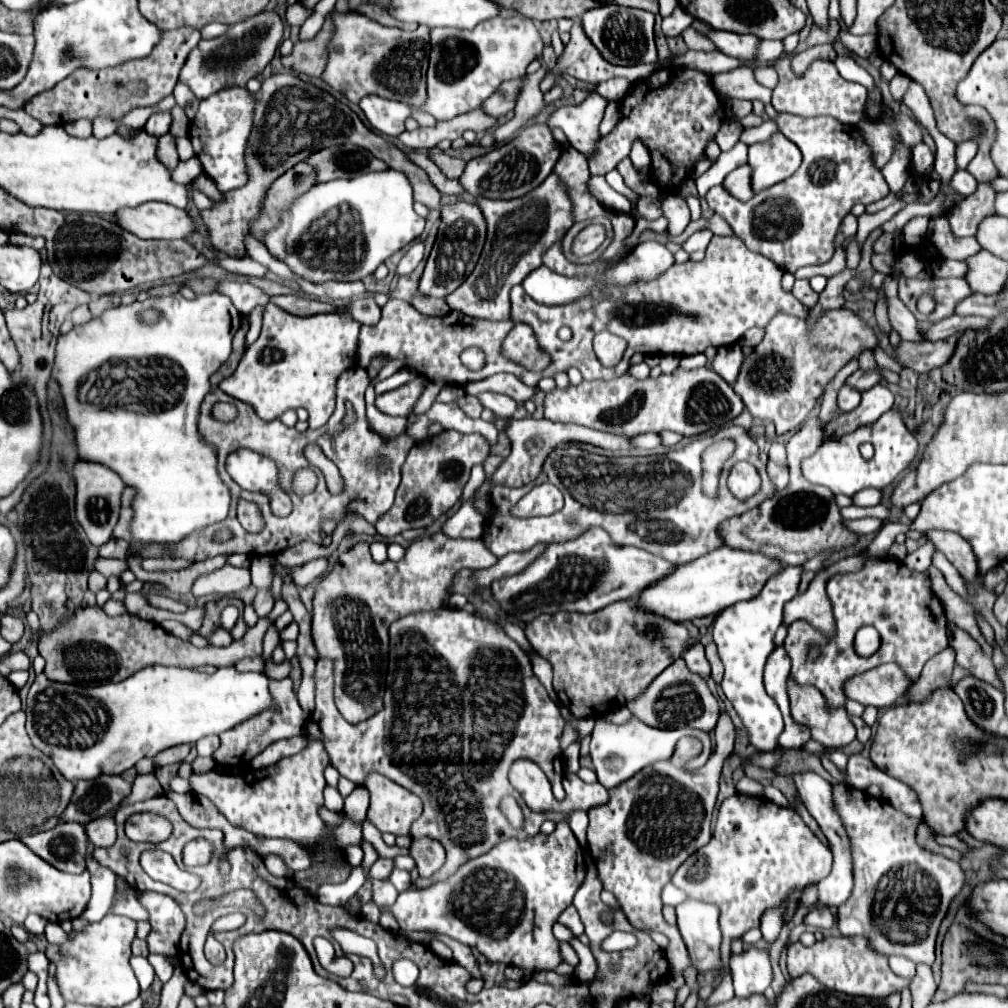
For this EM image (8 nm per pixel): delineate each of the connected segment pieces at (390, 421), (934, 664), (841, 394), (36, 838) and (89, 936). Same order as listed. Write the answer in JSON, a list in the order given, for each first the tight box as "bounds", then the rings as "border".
[{"bounds":[366,405,404,437],"border":[[[366,405],[366,417],[370,421],[370,427],[376,429],[376,433],[382,433],[382,437],[396,437],[404,429],[402,417],[392,417],[382,411],[378,411],[376,405]]]},{"bounds":[910,647,954,701],"border":[[[948,647],[942,653],[938,653],[938,657],[932,657],[924,669],[922,675],[918,679],[918,689],[914,689],[914,693],[910,693],[912,701],[924,701],[926,697],[930,697],[930,693],[938,687],[946,687],[952,669],[954,669],[954,649]]]},{"bounds":[838,385,860,413],"border":[[[844,385],[838,391],[838,407],[840,407],[840,411],[848,413],[848,411],[854,411],[858,405],[860,405],[860,391],[856,387],[852,387],[852,385]]]},{"bounds":[20,821,88,875],"border":[[[62,821],[50,831],[26,835],[20,841],[60,871],[76,875],[86,869],[88,835],[84,825]]]},{"bounds":[46,913,140,1007],"border":[[[108,913],[102,921],[90,923],[86,931],[74,933],[64,945],[48,945],[46,955],[56,963],[56,977],[60,993],[66,1001],[82,1003],[82,1005],[94,1005],[94,1007],[122,1007],[130,1001],[134,1001],[140,995],[140,985],[134,977],[134,971],[130,969],[130,945],[136,937],[136,921],[128,917],[120,917],[114,913]]]}]

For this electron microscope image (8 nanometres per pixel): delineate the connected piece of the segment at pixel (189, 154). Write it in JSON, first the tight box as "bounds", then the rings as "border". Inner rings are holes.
{"bounds":[178,137,195,161],"border":[[[178,137],[178,155],[180,155],[180,159],[184,159],[184,161],[195,156],[192,143],[190,143],[188,137]]]}

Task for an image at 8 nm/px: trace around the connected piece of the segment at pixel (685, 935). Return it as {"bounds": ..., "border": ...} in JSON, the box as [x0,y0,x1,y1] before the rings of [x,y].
{"bounds":[676,897,720,971],"border":[[[688,897],[676,907],[680,935],[694,957],[698,971],[720,967],[720,909],[710,903],[700,903]]]}

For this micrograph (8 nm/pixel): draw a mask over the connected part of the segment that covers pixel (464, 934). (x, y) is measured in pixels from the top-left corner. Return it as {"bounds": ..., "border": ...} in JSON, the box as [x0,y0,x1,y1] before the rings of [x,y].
{"bounds":[380,823,586,971],"border":[[[558,823],[550,835],[534,835],[526,839],[504,839],[488,853],[470,859],[454,875],[442,879],[430,887],[402,891],[392,907],[380,907],[396,917],[402,931],[434,931],[448,935],[468,947],[476,947],[490,961],[502,961],[506,965],[524,967],[528,971],[550,971],[562,957],[558,953],[558,941],[552,935],[552,925],[560,913],[572,905],[572,899],[586,877],[586,865],[582,849],[570,831],[568,823]]]}

